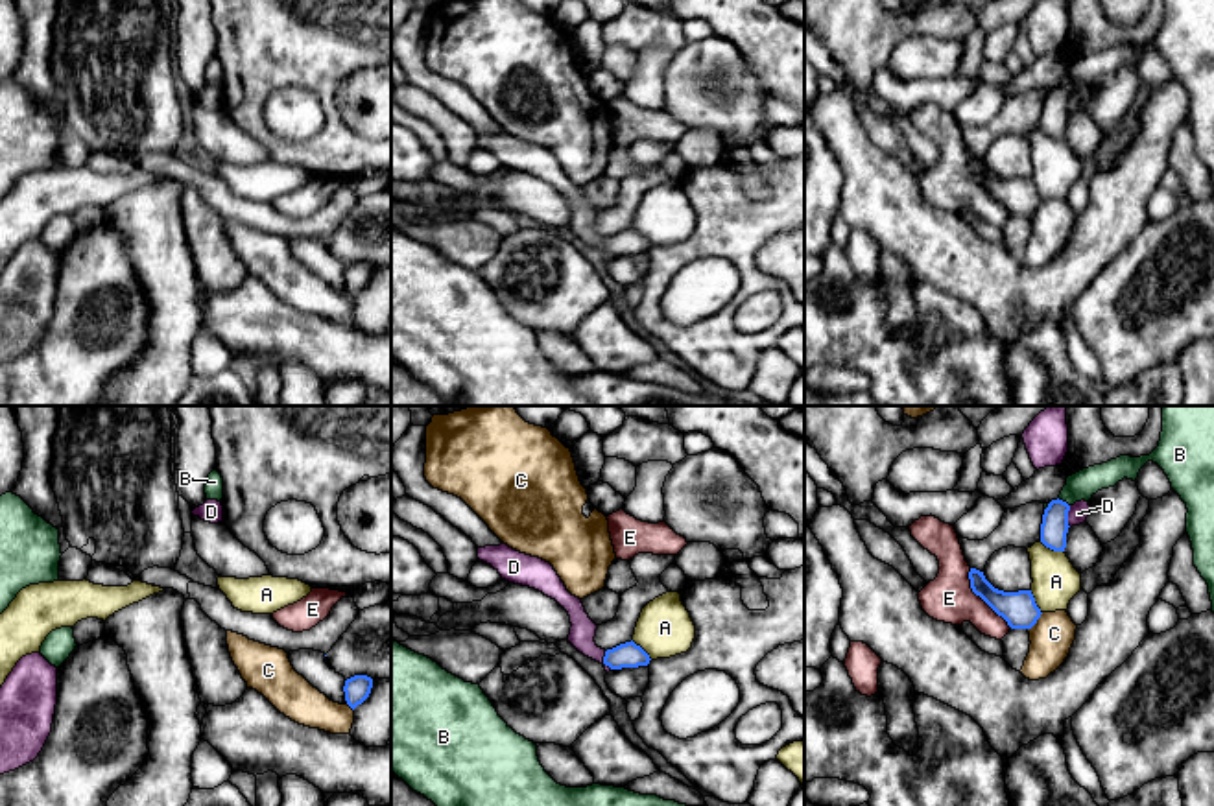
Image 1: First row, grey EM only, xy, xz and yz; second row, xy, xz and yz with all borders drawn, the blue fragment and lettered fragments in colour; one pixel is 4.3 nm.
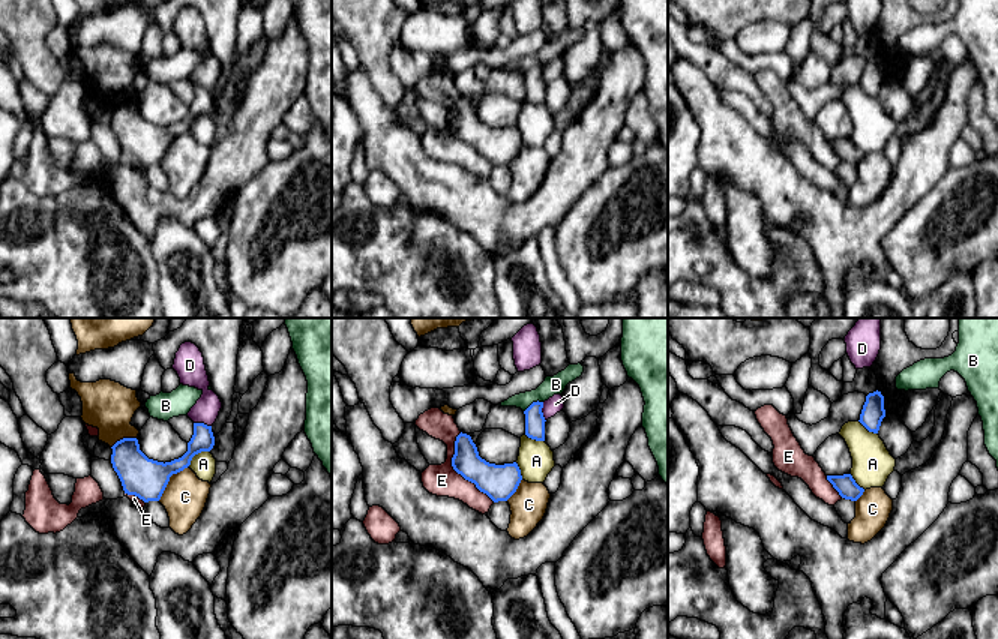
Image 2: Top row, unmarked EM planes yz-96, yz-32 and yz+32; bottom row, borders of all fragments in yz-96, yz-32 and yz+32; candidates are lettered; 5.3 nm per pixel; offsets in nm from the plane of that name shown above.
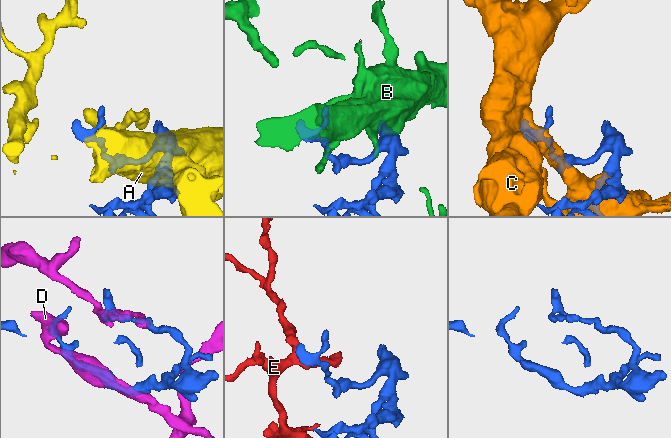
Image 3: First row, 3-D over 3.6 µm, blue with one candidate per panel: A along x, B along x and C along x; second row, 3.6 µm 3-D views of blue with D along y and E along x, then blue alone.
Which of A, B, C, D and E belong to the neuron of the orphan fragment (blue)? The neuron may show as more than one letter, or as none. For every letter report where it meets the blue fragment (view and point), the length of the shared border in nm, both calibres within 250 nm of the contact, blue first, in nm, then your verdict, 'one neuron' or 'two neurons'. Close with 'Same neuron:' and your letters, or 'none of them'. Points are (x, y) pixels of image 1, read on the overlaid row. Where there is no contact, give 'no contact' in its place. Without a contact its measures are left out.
A: meets blue in yz at (1052, 548); contact 120 nm long; 120 nm thick on the blue side, 200 nm on the other; two neurons
B: meets blue in yz at (1061, 500); contact 70 nm long; 120 nm thick on the blue side, 120 nm on the other; two neurons
C: meets blue in yz at (1035, 622); contact 100 nm long; 160 nm thick on the blue side, 190 nm on the other; two neurons
D: meets blue in yz at (1067, 517); contact 100 nm long; 120 nm thick on the blue side, 90 nm on the other; two neurons
E: meets blue in yz at (982, 598); contact 320 nm long; 160 nm thick on the blue side, 220 nm on the other; two neurons
Same neuron: none of them

